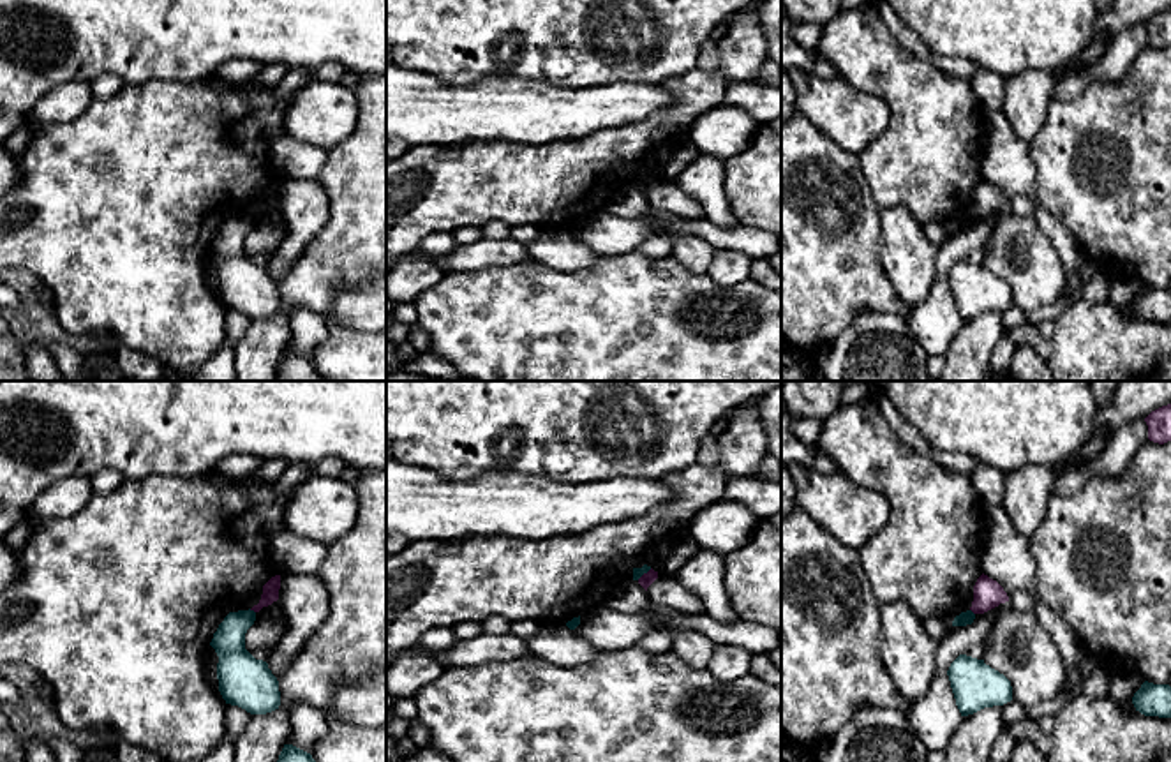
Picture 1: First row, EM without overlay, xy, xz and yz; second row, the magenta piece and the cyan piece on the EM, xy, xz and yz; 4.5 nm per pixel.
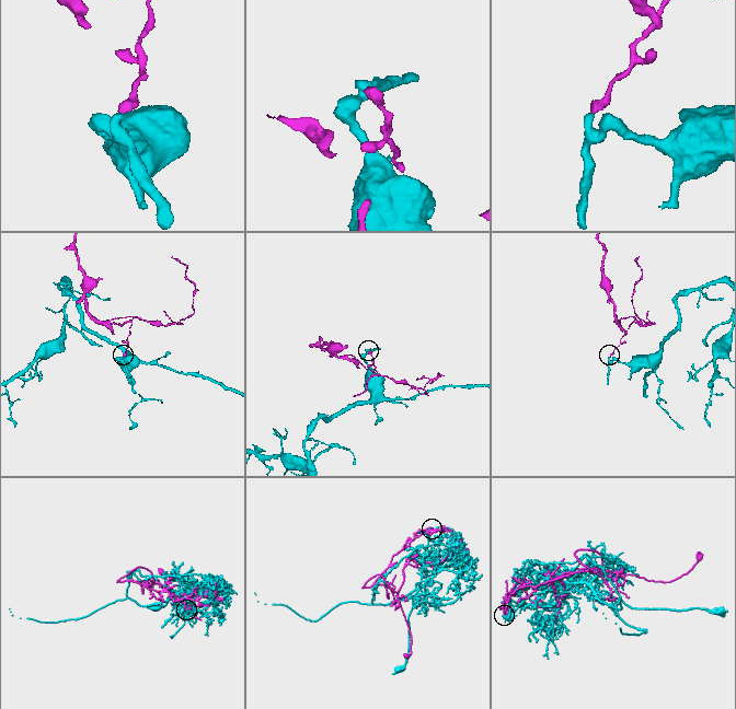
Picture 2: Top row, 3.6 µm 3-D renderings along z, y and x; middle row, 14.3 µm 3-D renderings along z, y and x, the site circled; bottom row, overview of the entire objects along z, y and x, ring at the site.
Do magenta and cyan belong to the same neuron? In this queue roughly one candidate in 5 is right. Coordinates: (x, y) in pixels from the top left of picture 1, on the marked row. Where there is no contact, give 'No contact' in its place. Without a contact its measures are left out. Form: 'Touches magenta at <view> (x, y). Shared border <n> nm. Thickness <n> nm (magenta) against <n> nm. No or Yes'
Touches magenta at xy (253, 609). Shared border 40 nm. Thickness 80 nm (magenta) against 150 nm. No

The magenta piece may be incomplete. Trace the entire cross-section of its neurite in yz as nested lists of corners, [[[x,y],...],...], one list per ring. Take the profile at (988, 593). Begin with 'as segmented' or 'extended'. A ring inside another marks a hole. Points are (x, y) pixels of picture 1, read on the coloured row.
as segmented | [[[982,573],[973,586],[973,601],[970,610],[973,614],[984,614],[1005,601],[1009,601],[1009,596],[1003,587]]]

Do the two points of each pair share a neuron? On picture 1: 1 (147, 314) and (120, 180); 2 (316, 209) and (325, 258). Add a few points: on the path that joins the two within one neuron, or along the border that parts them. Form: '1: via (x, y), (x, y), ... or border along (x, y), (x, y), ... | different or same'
1: via (143, 281), (124, 251), (120, 214) | same
2: border along (325, 191), (328, 200), (327, 224), (293, 263) | different

